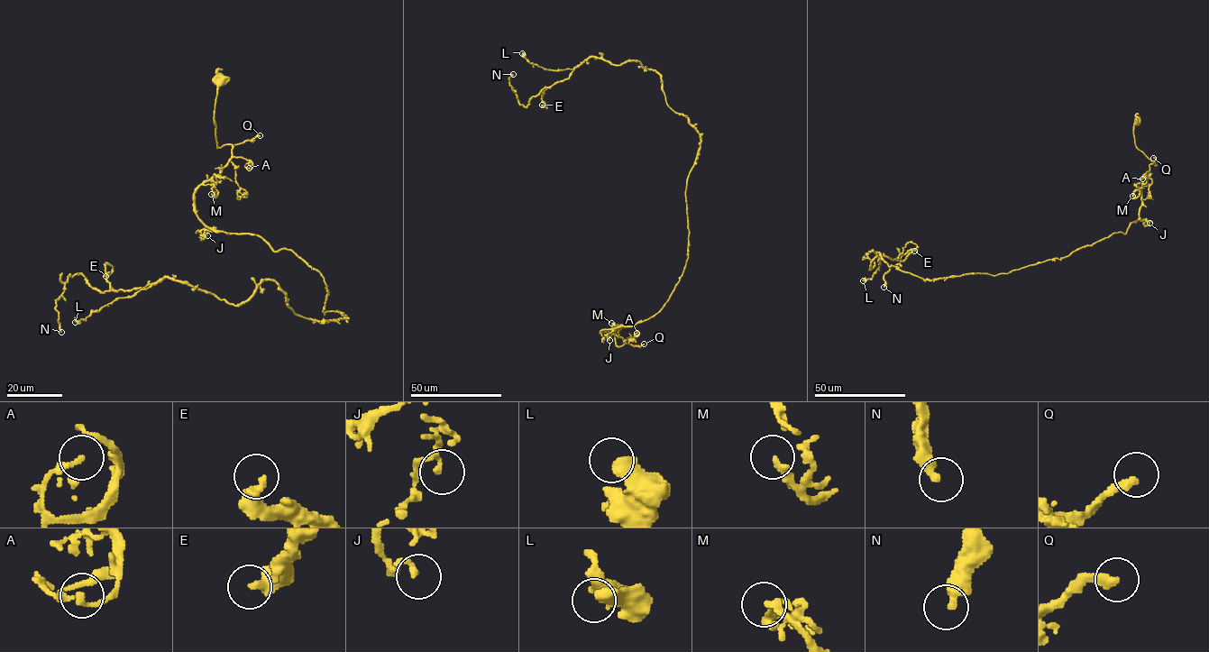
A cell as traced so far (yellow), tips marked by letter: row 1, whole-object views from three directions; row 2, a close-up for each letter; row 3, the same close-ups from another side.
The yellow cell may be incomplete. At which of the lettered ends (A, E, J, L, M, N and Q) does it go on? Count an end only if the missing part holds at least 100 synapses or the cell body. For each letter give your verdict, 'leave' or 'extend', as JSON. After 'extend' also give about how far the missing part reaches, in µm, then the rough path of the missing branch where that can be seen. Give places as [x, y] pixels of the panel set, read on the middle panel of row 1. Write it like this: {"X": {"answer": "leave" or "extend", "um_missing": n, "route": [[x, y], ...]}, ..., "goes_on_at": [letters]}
{"A": {"answer": "leave"}, "E": {"answer": "leave"}, "J": {"answer": "leave"}, "L": {"answer": "leave"}, "M": {"answer": "leave"}, "N": {"answer": "leave"}, "Q": {"answer": "leave"}, "goes_on_at": []}

